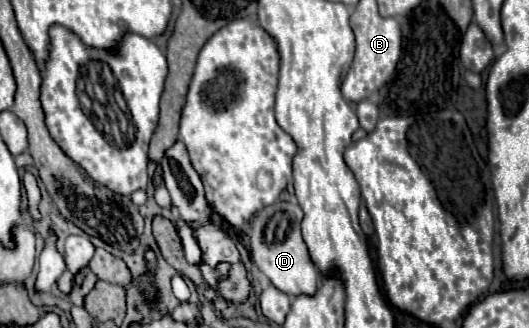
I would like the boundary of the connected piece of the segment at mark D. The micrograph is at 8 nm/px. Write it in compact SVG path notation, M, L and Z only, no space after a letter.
M277 201L253 217L251 231L249 231L251 255L253 255L257 269L279 291L283 291L291 297L315 295L317 285L319 285L319 271L311 263L309 253L307 253L307 245L301 237L301 219L303 219L303 211L299 205Z

